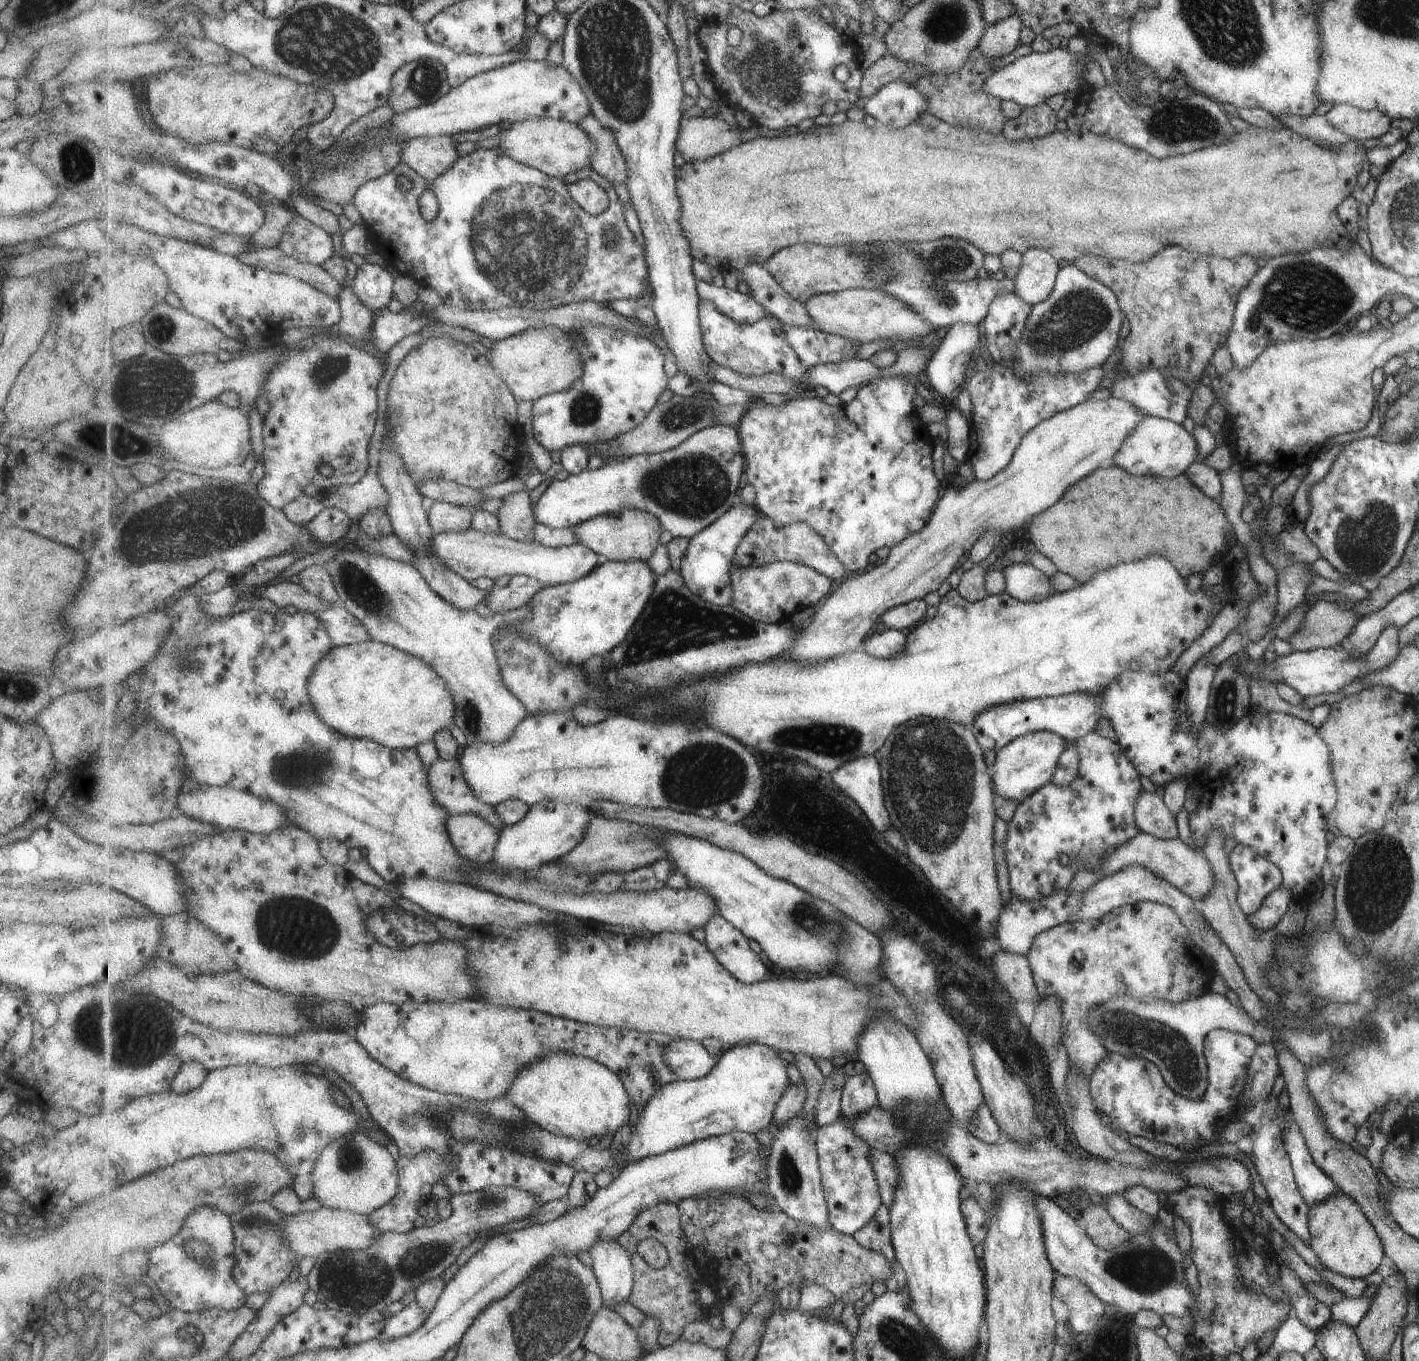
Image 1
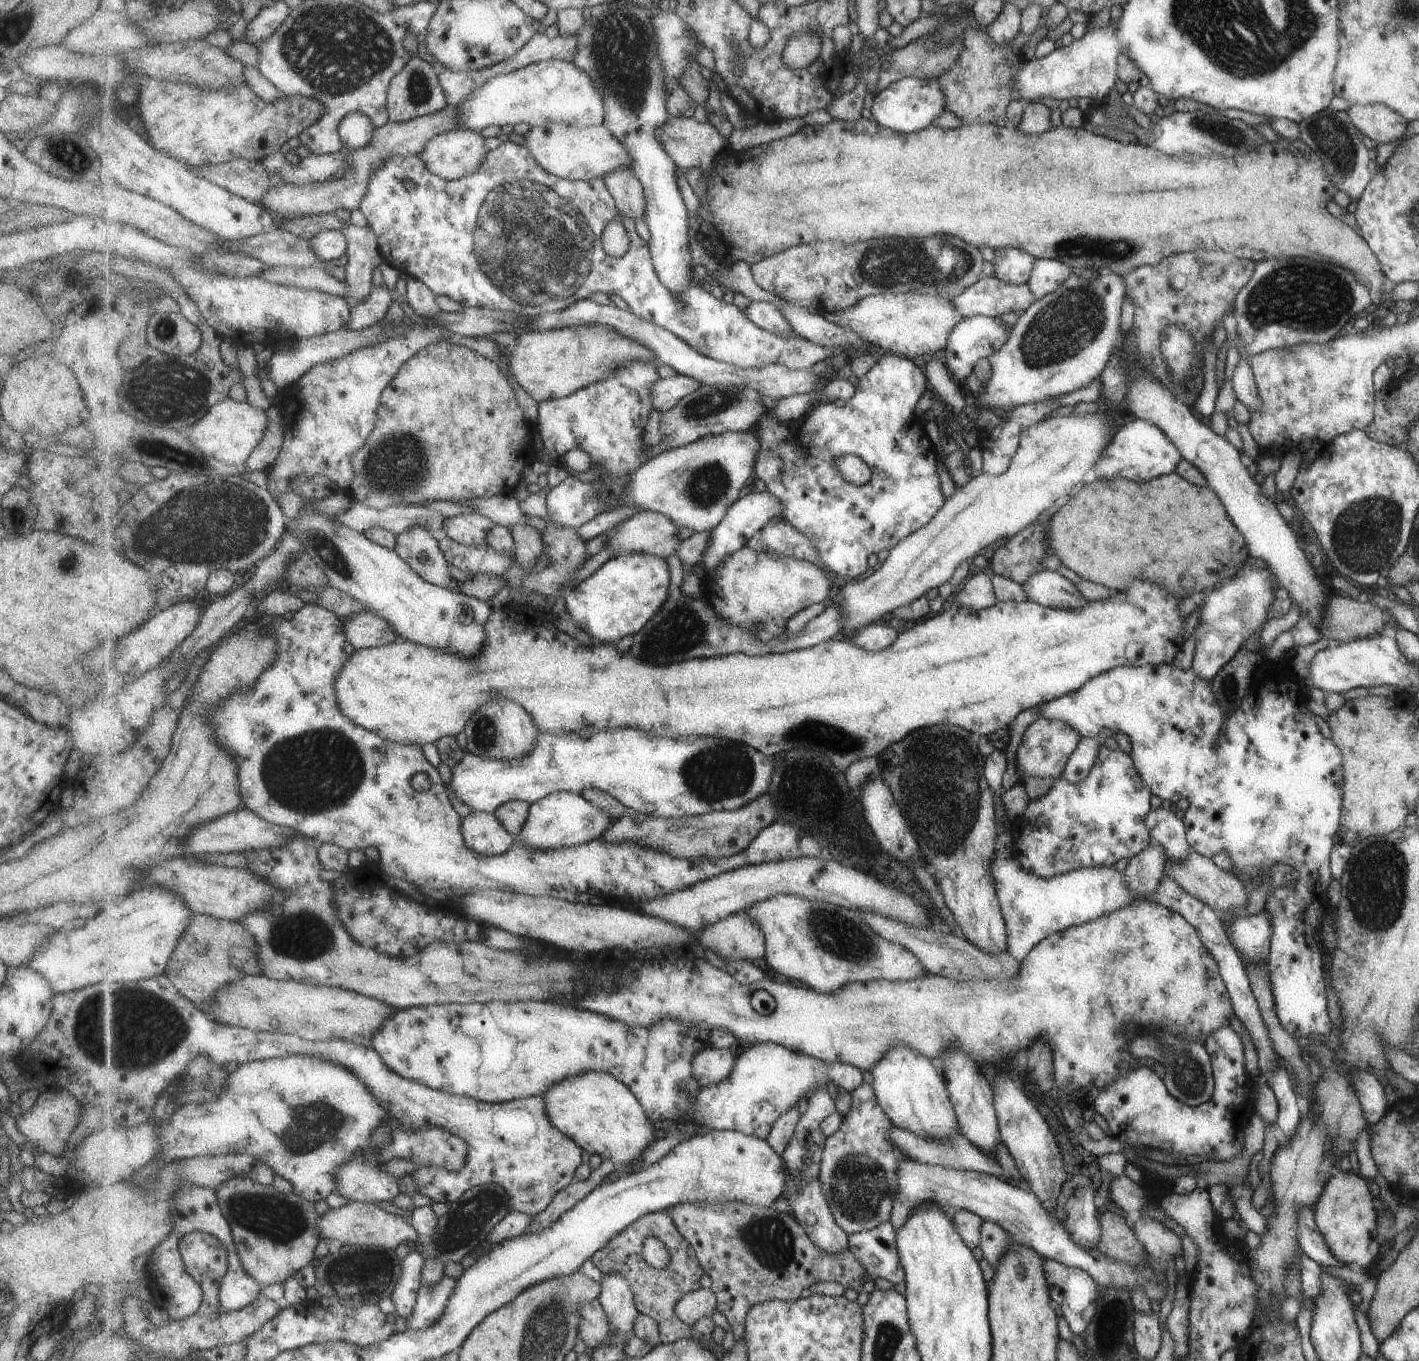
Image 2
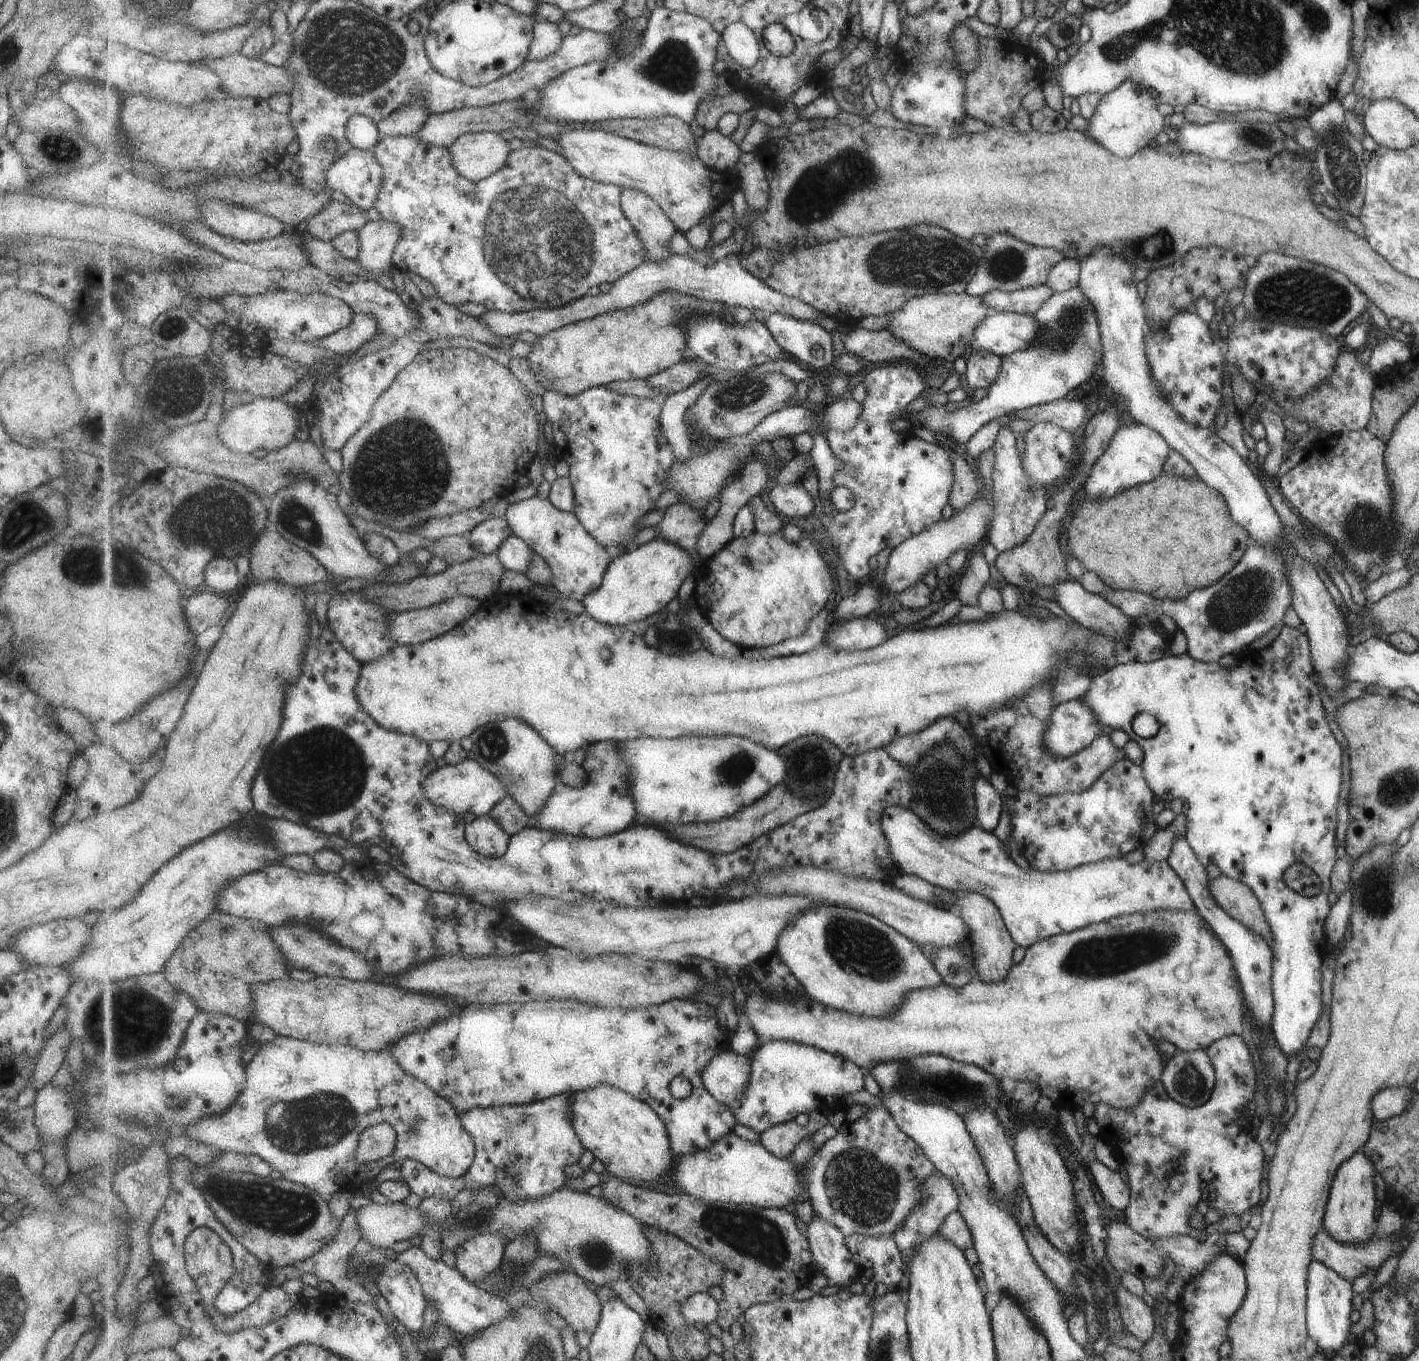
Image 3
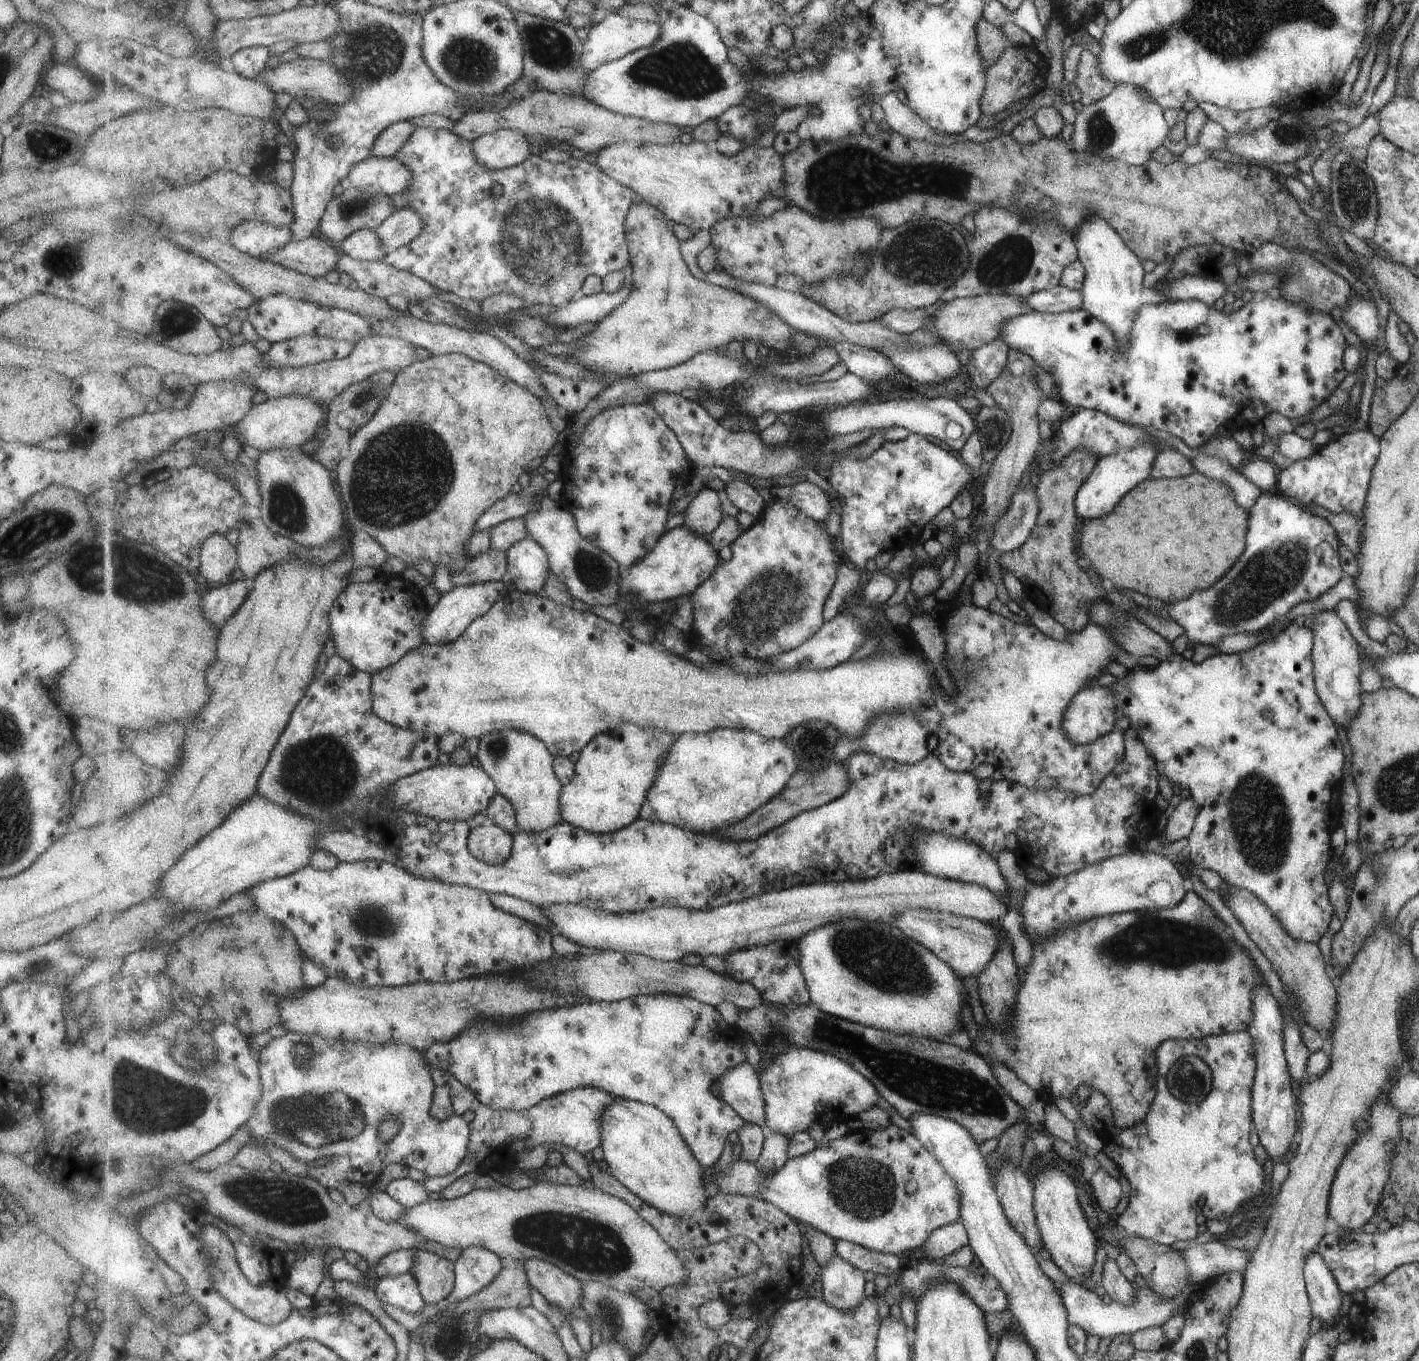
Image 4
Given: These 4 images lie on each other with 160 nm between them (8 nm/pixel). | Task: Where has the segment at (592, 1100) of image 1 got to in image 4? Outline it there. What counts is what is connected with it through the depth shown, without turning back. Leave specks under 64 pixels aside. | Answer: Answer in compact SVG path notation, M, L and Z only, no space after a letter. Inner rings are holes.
M619 1098L603 1115L603 1159L608 1164L608 1171L615 1175L631 1192L660 1211L673 1216L692 1217L707 1208L707 1184L709 1171L693 1154L689 1143L684 1139L675 1121L667 1116L663 1109L647 1103Z

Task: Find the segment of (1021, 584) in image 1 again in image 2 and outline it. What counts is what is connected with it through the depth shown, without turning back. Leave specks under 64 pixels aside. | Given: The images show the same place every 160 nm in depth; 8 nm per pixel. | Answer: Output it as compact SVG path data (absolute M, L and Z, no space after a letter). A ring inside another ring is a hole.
M1057 571L1033 573L1022 585L1027 600L1056 609L1080 609L1089 601L1076 586Z

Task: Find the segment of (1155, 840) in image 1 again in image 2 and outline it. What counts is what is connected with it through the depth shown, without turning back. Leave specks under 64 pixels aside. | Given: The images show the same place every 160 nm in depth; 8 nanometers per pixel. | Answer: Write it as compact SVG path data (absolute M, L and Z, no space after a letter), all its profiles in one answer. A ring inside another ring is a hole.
M1189 851L1188 857L1180 863L1172 863L1169 859L1166 860L1165 872L1178 885L1182 886L1191 896L1202 901L1208 907L1211 907L1216 912L1230 911L1235 915L1247 916L1246 906L1249 903L1245 885L1229 870L1220 869L1211 859L1202 857L1199 853Z

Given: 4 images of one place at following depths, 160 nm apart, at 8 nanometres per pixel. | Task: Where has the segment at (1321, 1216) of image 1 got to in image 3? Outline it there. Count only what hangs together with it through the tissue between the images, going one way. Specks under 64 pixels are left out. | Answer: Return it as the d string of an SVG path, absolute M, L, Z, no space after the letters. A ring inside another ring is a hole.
M1355 1151L1338 1167L1330 1187L1330 1200L1323 1215L1323 1228L1338 1243L1357 1245L1373 1237L1375 1198L1373 1198L1373 1164L1366 1154Z

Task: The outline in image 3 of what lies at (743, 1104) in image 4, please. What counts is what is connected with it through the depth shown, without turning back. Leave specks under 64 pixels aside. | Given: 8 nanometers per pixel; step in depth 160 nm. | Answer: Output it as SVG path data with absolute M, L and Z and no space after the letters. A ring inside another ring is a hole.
M727 1051L707 1065L703 1078L709 1092L722 1103L731 1105L747 1090L752 1073L752 1057Z

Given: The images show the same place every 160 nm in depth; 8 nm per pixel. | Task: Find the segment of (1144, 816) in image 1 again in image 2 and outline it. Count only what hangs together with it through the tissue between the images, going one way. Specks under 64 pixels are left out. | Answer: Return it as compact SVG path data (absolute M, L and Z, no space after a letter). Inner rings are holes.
M1158 807L1150 810L1145 818L1150 840L1164 848L1166 858L1172 863L1180 863L1188 857L1189 843L1185 841L1184 828L1172 810Z

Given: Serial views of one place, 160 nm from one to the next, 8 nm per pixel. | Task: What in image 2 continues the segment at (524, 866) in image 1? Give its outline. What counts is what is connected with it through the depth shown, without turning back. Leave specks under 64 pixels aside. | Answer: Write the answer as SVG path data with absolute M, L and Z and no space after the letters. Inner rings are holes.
M561 791L551 793L530 806L526 826L515 835L516 841L535 850L567 848L601 839L619 820L603 810L599 805L588 801L582 794Z

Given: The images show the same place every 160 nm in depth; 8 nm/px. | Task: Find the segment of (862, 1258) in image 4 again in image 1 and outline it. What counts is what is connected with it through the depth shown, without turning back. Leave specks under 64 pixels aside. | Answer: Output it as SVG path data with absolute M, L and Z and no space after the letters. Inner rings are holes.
M883 1204L870 1224L865 1224L855 1235L859 1244L863 1244L869 1250L883 1252L887 1260L895 1266L895 1270L901 1270L902 1265L896 1258L896 1251L892 1242L890 1207Z

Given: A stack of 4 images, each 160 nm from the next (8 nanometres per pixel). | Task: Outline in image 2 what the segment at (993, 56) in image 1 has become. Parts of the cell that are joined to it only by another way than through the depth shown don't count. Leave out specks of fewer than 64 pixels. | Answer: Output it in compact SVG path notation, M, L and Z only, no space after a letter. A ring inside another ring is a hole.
M1004 2L1001 12L985 30L996 45L1008 45L1021 32L1020 10L1014 4Z

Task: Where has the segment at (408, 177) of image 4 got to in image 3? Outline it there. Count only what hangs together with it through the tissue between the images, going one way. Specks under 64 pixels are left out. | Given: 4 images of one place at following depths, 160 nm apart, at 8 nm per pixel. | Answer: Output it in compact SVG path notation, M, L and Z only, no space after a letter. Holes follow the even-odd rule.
M353 148L327 169L326 186L328 190L345 193L351 202L368 211L378 199L383 173L375 148Z

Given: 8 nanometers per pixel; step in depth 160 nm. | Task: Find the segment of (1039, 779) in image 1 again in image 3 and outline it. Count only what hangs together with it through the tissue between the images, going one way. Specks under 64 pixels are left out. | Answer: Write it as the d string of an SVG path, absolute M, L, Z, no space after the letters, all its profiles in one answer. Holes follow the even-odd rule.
M1070 699L1051 711L1043 744L1056 759L1067 758L1089 746L1100 732L1094 712L1082 700Z

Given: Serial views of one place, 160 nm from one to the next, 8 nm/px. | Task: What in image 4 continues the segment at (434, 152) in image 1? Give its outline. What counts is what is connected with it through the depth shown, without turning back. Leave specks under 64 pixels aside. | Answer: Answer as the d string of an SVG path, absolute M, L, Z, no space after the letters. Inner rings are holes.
M513 129L480 136L472 145L479 162L492 169L514 167L525 162L531 156L532 147L526 133Z

